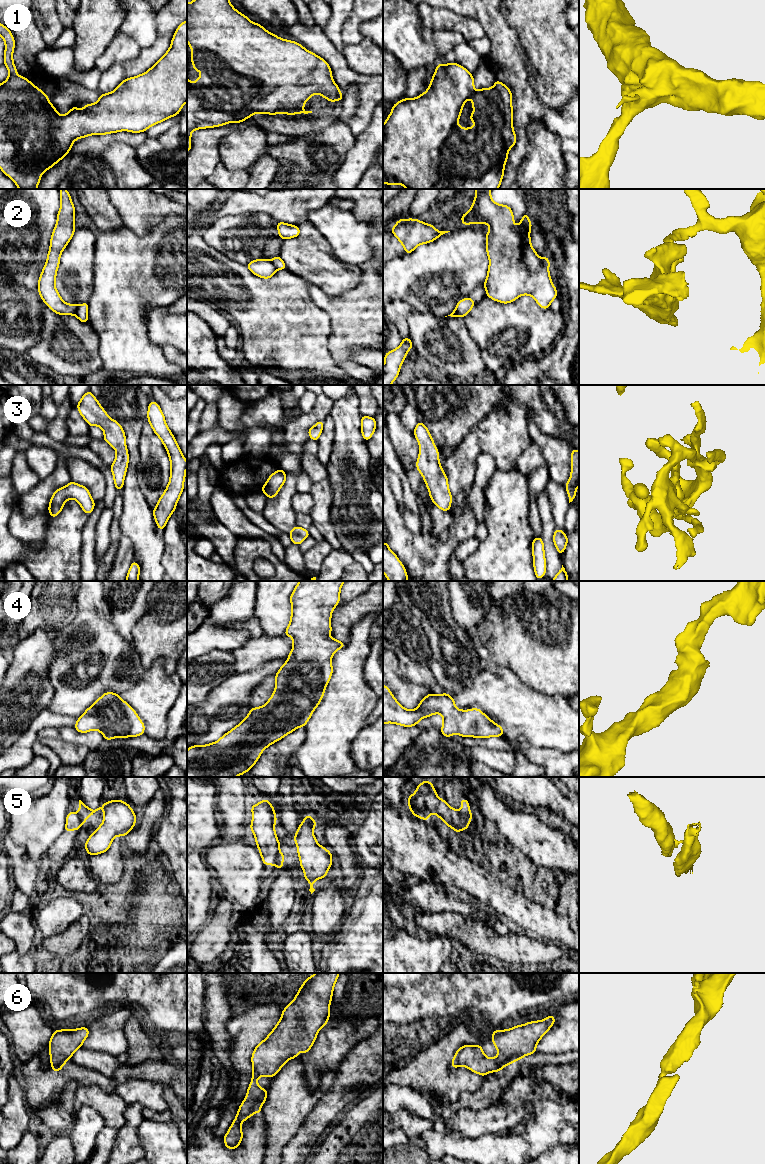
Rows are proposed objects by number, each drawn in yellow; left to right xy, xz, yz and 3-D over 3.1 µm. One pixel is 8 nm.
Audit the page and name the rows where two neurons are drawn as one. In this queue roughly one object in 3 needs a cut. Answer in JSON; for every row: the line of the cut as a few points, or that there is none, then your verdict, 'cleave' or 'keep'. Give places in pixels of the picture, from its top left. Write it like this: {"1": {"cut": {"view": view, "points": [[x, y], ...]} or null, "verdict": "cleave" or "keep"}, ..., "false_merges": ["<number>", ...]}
{"1": {"cut": null, "verdict": "keep"}, "2": {"cut": {"view": "xz", "points": [[270, 260], [277, 269]]}, "verdict": "cleave"}, "3": {"cut": null, "verdict": "keep"}, "4": {"cut": null, "verdict": "keep"}, "5": {"cut": {"view": "yz", "points": [[459, 811], [470, 818]]}, "verdict": "cleave"}, "6": {"cut": null, "verdict": "keep"}, "false_merges": ["2", "5"]}

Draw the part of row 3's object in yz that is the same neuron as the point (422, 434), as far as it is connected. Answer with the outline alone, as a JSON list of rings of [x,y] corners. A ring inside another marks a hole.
[[[421,421],[417,423],[413,433],[420,445],[416,468],[423,476],[433,503],[442,511],[448,512],[452,496],[448,478],[440,465],[438,449],[429,430]]]

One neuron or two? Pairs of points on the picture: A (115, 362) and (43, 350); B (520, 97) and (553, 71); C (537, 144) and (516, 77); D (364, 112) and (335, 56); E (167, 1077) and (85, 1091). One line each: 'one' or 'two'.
A: two
B: two
C: two
D: one
E: two

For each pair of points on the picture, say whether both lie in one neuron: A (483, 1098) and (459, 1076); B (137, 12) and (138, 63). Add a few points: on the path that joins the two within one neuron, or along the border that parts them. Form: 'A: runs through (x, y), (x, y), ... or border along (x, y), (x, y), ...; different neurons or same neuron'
A: border along (477, 1089), (474, 1092); different neurons
B: border along (156, 29), (156, 39), (151, 44), (141, 48); different neurons

